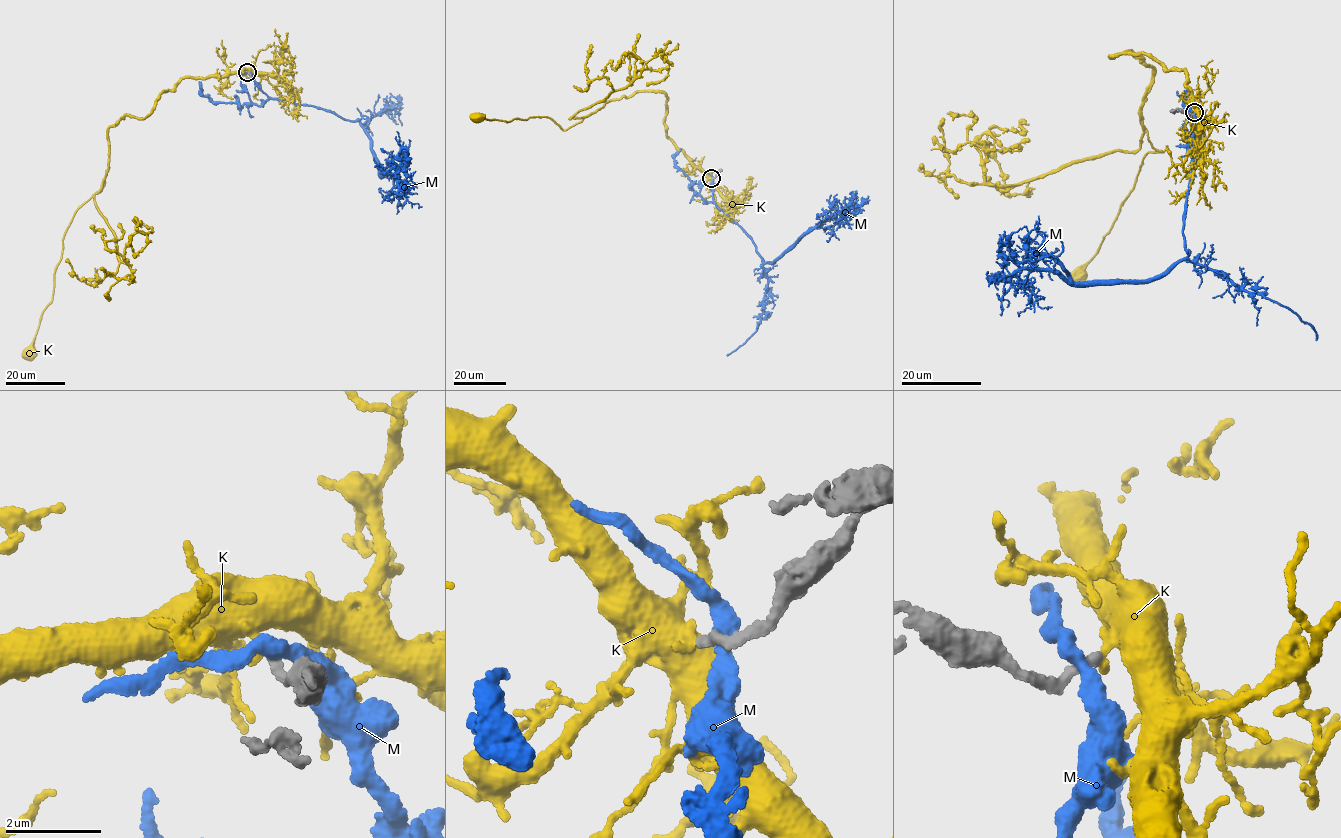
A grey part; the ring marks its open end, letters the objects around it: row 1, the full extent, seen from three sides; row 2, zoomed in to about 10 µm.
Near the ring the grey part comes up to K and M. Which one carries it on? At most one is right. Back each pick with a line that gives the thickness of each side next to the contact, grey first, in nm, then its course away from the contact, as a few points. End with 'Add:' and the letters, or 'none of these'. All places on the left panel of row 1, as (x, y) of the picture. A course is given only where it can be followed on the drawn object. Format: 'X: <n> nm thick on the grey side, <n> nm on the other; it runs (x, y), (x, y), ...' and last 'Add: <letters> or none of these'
Add: none of these

